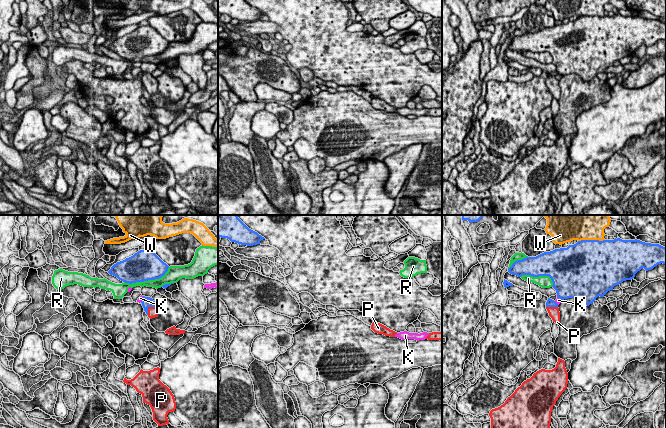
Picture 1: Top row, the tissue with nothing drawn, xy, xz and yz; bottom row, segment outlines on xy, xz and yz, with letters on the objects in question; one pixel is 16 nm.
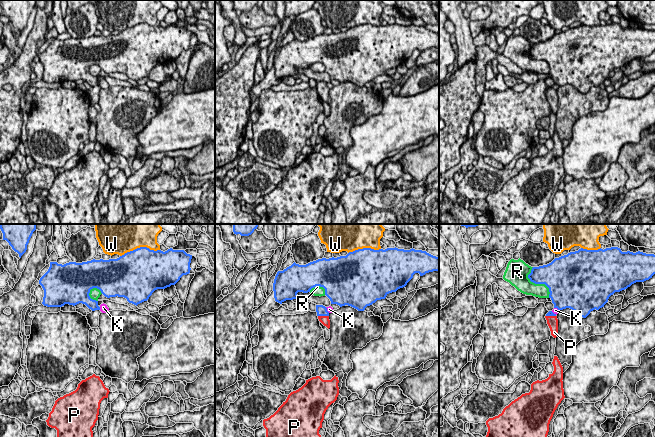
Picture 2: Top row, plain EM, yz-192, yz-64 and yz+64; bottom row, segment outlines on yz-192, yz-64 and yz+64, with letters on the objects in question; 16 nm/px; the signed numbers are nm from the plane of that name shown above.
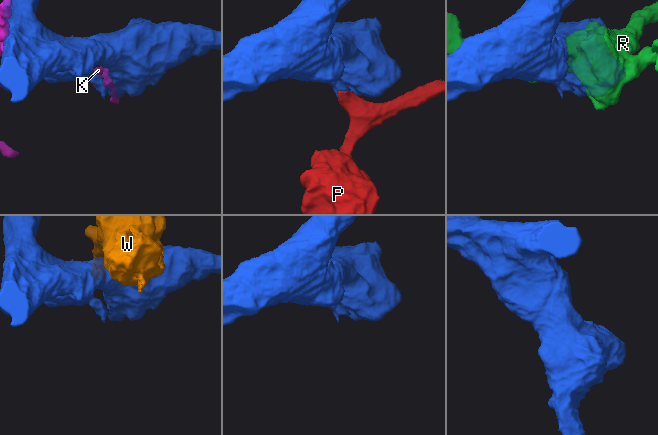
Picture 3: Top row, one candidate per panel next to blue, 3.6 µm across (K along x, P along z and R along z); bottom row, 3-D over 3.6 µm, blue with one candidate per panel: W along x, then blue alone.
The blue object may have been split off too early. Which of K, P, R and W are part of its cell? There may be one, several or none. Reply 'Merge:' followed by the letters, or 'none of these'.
Merge: P

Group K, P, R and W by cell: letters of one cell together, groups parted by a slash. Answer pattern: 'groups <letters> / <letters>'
groups K / P / R / W

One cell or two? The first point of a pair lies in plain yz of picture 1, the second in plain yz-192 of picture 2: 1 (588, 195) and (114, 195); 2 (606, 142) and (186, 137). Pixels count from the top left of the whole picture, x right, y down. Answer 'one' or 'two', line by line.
1: two
2: one

